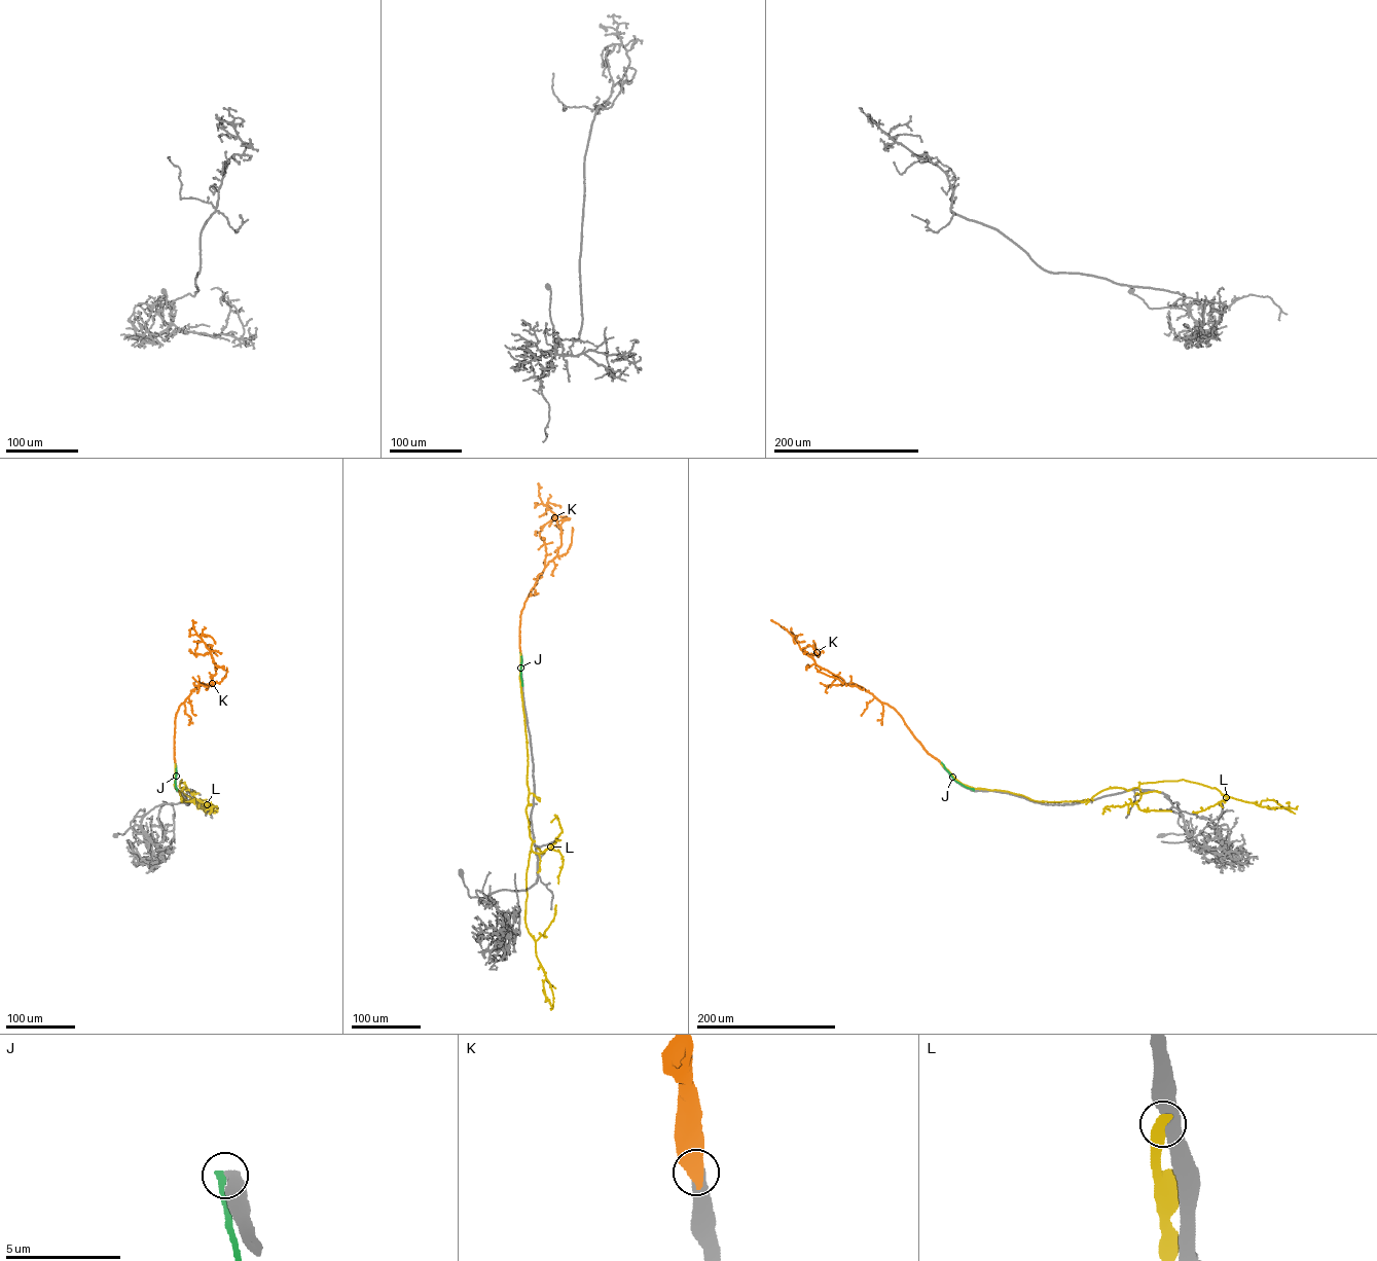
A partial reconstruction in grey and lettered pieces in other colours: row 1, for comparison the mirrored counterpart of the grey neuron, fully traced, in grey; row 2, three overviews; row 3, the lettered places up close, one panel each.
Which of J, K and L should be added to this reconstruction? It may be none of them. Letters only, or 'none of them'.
K

